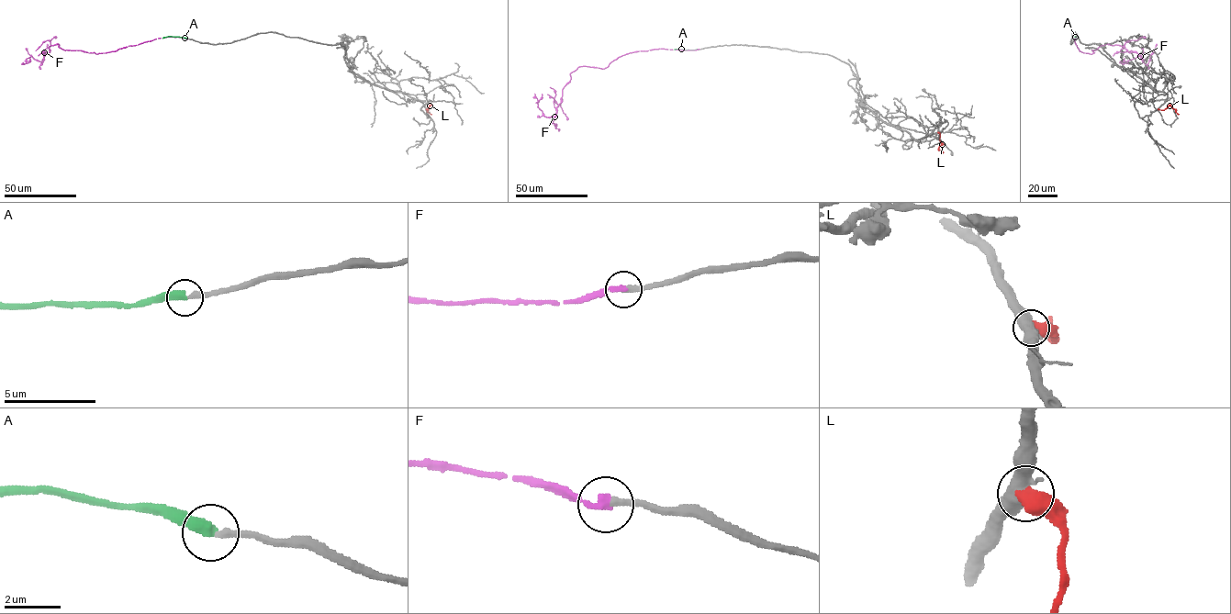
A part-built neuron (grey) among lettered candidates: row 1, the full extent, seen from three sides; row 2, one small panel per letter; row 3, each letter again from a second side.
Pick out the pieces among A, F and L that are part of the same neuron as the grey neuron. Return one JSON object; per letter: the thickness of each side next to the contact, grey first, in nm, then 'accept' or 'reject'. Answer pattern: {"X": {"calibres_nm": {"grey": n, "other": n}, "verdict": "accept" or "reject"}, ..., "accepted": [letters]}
{"A": {"calibres_nm": {"grey": 280, "other": 440}, "verdict": "accept"}, "F": {"calibres_nm": {"grey": 300, "other": 300}, "verdict": "reject"}, "L": {"calibres_nm": {"grey": 500, "other": 650}, "verdict": "reject"}, "accepted": ["A"]}

